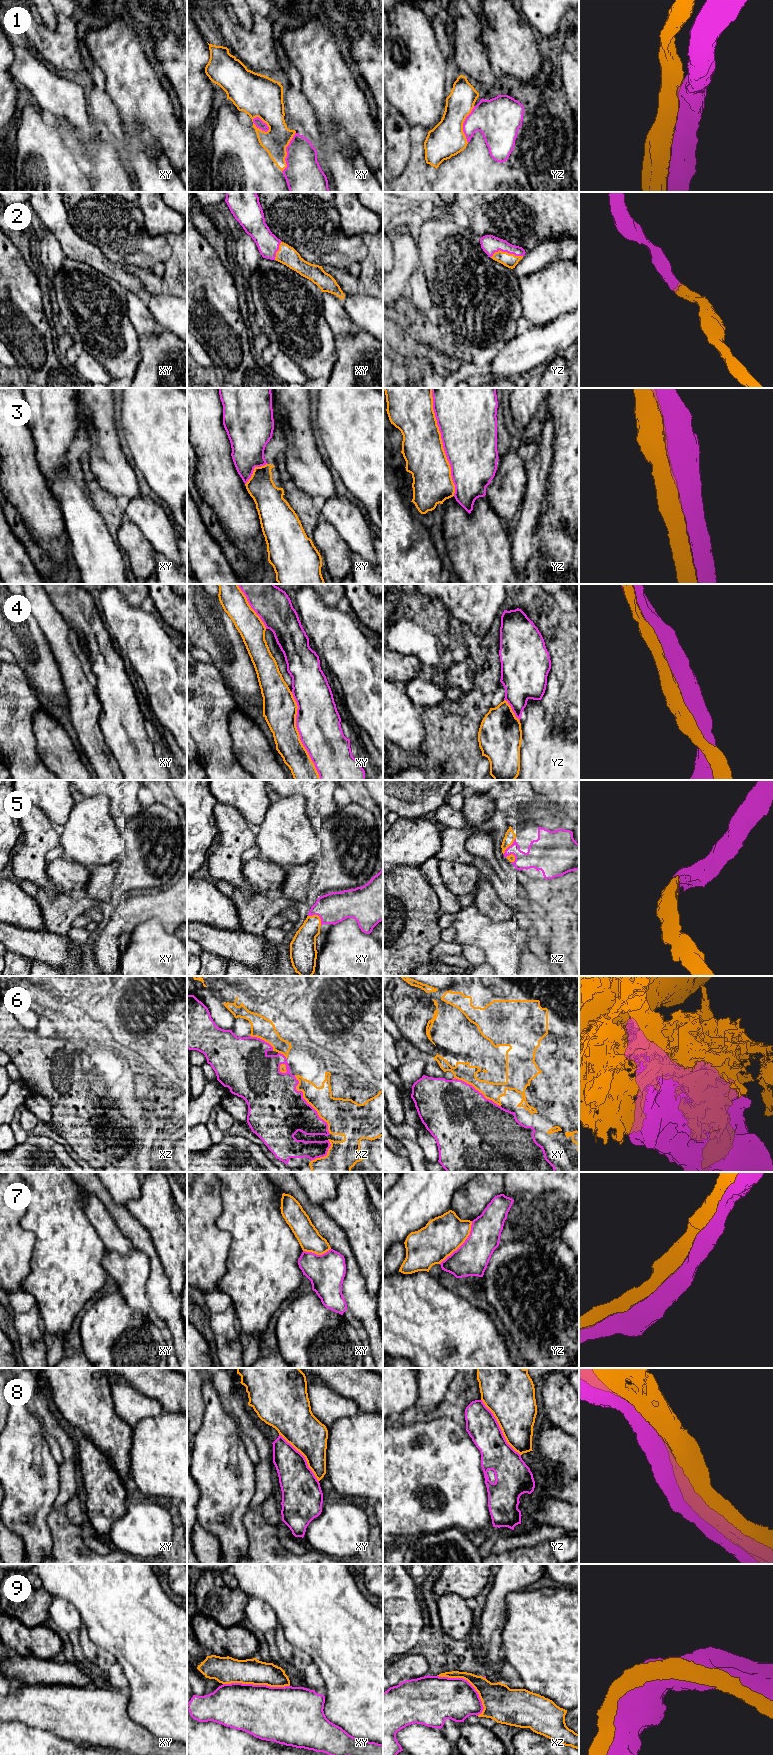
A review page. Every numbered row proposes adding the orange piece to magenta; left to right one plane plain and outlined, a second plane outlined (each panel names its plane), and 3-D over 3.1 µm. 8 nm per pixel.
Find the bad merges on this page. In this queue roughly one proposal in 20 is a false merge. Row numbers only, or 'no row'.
6

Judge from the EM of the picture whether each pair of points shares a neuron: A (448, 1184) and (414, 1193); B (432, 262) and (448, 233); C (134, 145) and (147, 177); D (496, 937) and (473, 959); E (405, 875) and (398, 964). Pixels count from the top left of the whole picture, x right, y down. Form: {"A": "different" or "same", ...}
{"A": "same", "B": "same", "C": "same", "D": "different", "E": "same"}

